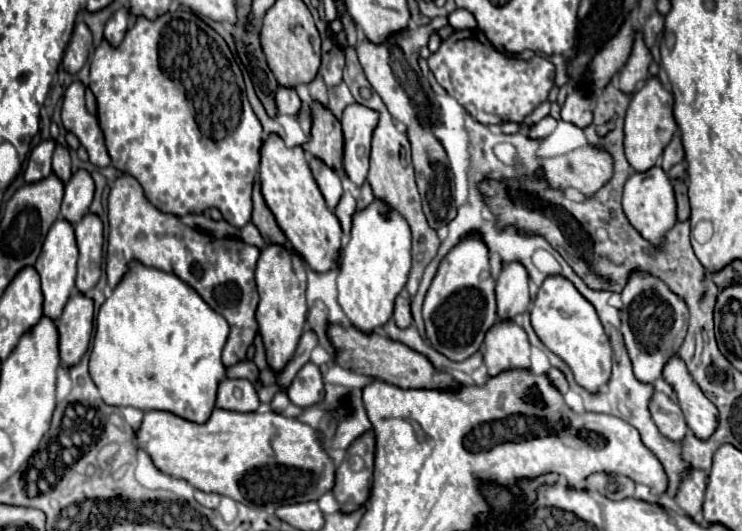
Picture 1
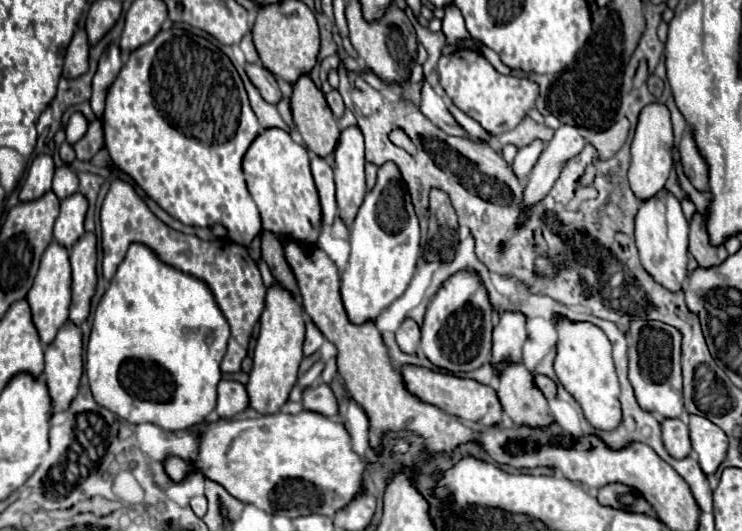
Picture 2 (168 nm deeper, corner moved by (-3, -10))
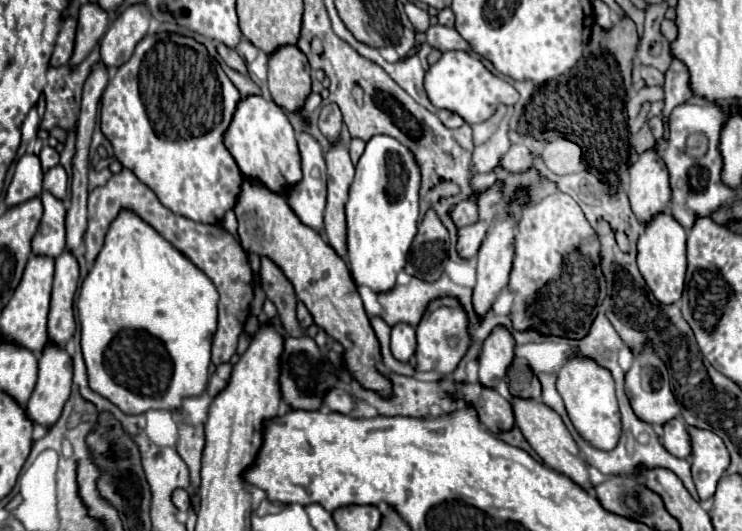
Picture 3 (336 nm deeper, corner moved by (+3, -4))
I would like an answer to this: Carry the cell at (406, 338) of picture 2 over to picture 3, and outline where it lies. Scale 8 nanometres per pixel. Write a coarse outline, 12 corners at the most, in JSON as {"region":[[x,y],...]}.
{"region":[[391,328],[391,352],[407,362],[415,354],[415,328]]}

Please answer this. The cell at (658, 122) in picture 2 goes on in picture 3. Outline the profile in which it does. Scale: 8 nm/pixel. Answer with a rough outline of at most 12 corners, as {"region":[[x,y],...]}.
{"region":[[655,148],[629,168],[631,210],[647,224],[671,188]]}

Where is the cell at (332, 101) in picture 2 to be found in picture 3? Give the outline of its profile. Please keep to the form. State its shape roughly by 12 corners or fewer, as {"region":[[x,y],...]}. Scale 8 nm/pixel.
{"region":[[329,102],[321,108],[319,130],[337,140],[341,110]]}

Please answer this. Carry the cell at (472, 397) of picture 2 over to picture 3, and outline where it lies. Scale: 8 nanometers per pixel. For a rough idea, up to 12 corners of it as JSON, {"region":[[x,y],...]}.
{"region":[[463,382],[461,392],[493,434],[515,424],[511,402],[493,388]]}

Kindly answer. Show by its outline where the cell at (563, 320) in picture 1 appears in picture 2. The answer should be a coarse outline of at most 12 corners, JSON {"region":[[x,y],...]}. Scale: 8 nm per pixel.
{"region":[[557,322],[555,372],[597,430],[621,422],[611,342]]}

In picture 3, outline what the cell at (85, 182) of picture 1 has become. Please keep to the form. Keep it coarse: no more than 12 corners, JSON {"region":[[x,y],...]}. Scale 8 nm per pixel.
{"region":[[43,192],[33,252],[57,258],[67,246],[63,200]]}

